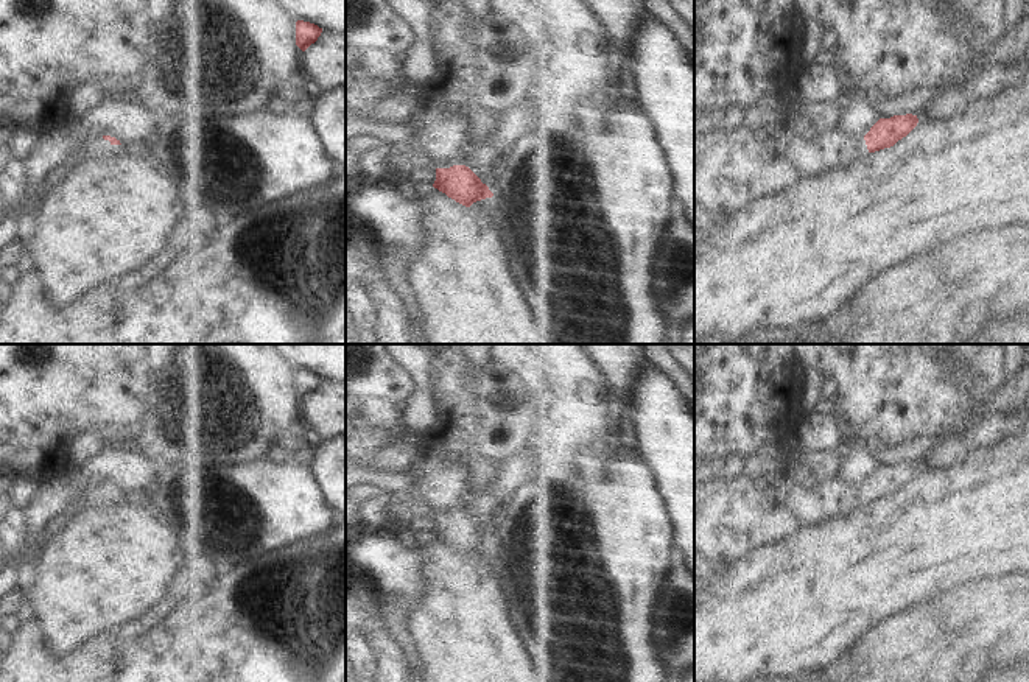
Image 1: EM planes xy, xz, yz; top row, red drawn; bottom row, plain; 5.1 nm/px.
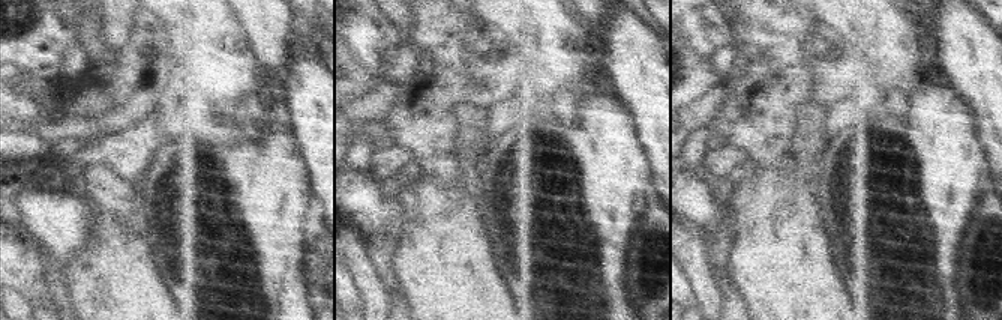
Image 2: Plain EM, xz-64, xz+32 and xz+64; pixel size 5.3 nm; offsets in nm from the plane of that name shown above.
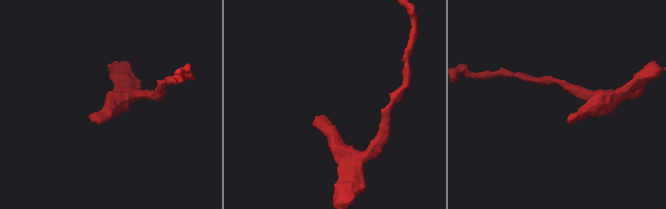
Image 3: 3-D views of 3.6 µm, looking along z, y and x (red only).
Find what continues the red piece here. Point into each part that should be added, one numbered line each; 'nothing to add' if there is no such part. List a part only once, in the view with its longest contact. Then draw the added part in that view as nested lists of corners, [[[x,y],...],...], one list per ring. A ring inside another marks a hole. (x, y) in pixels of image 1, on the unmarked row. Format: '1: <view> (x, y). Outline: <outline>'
1: xz (441, 485). Outline: [[[417,444],[417,456],[409,469],[417,483],[408,494],[420,497],[434,517],[462,514],[462,495],[469,489],[467,467],[444,459],[431,448],[431,444]]]

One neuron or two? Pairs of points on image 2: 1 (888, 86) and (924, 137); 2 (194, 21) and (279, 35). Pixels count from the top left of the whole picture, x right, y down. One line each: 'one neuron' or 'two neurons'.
1: two neurons
2: two neurons

